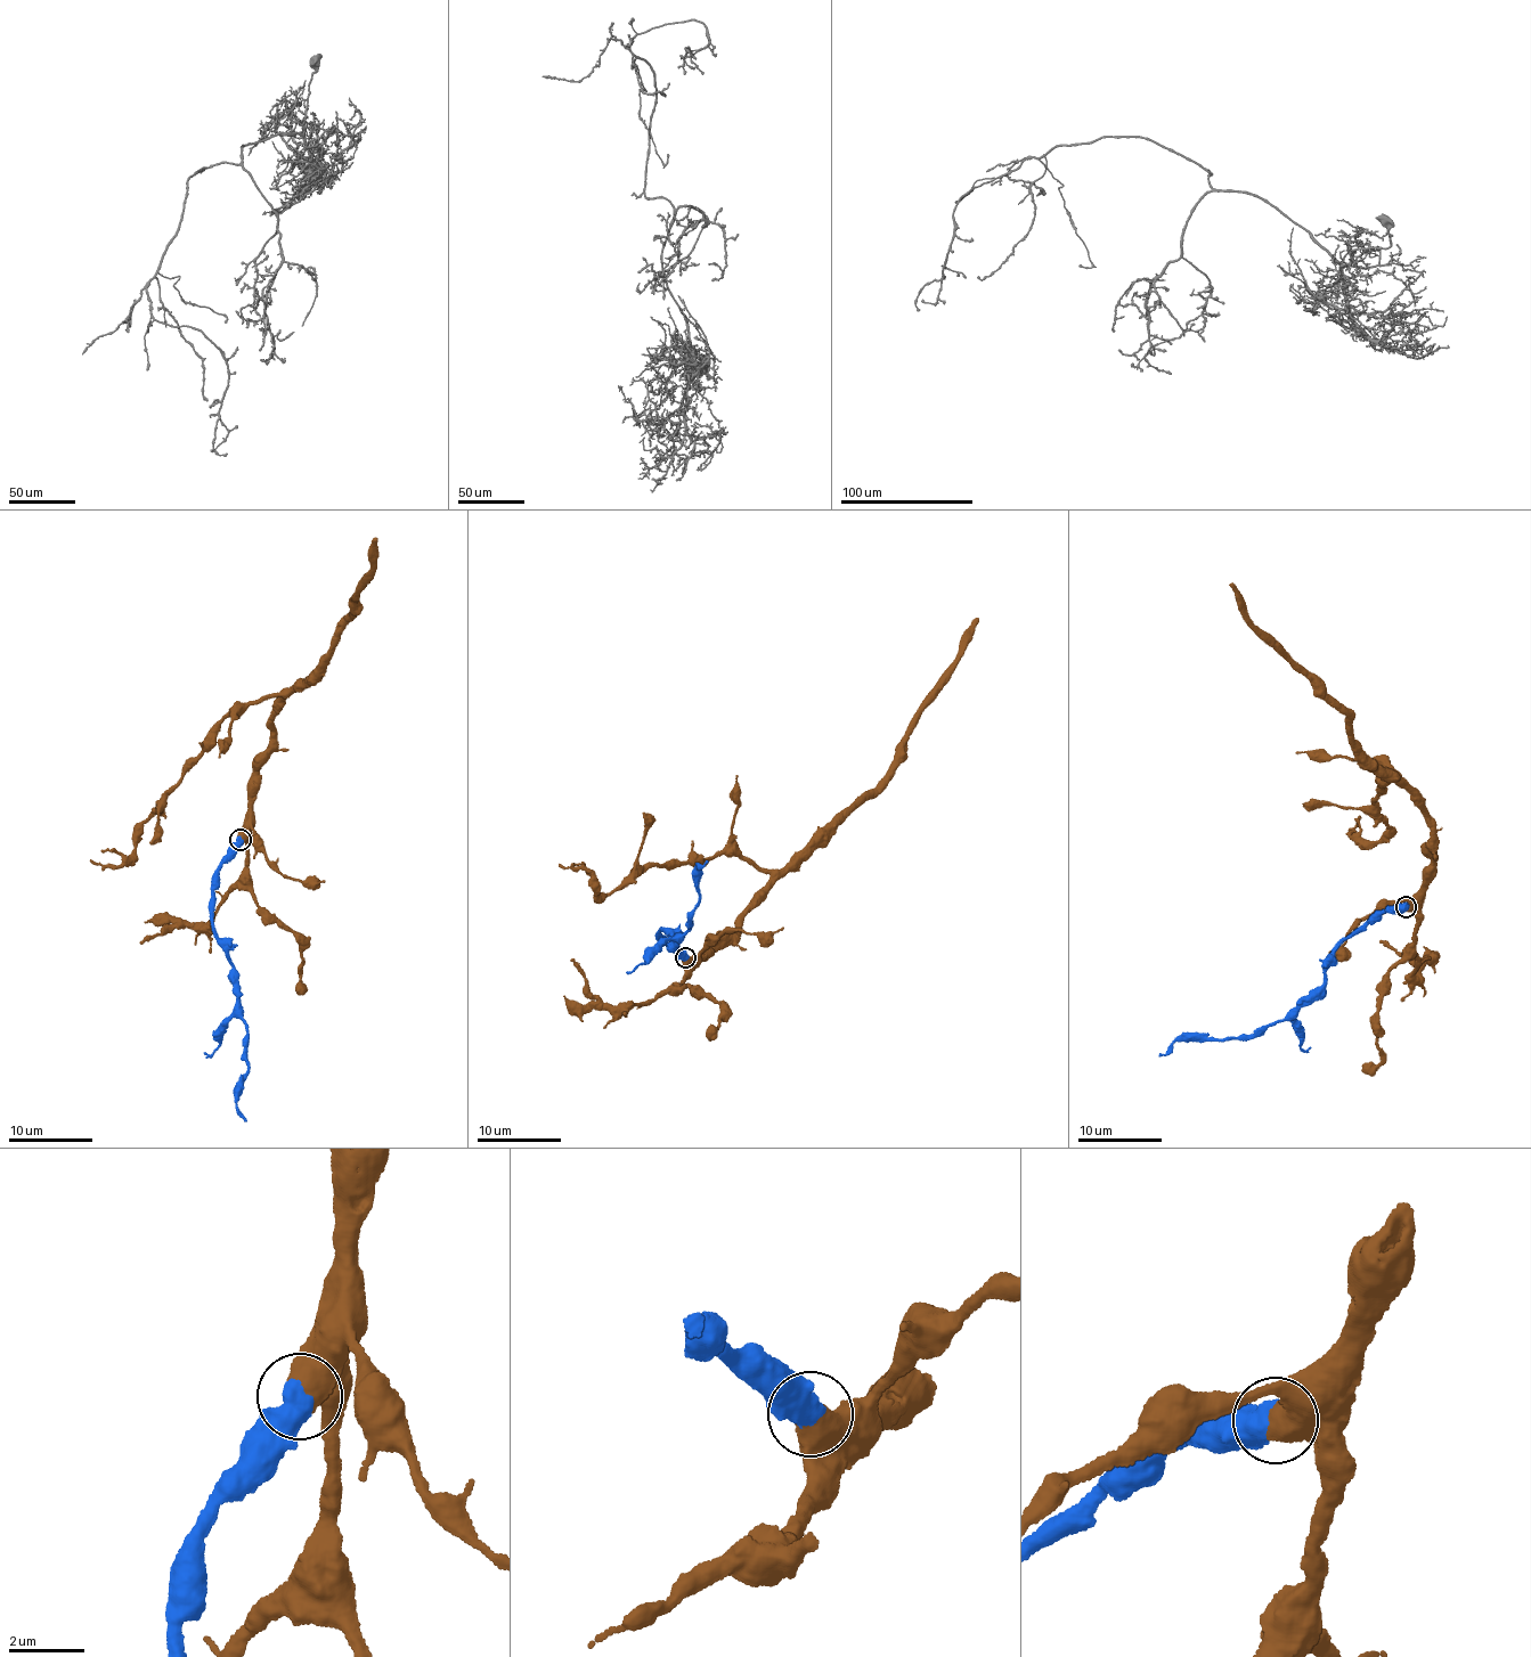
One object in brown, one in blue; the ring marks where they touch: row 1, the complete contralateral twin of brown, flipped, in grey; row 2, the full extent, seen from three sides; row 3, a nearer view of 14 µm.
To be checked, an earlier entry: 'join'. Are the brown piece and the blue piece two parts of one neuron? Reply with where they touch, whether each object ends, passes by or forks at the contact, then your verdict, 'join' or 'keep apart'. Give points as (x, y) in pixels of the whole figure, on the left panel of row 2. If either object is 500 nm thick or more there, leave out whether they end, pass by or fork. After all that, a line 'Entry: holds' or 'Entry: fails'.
(239, 840) | join
Entry: holds

